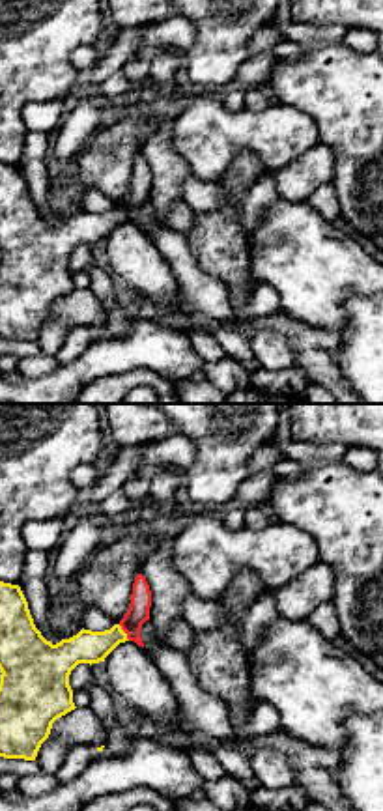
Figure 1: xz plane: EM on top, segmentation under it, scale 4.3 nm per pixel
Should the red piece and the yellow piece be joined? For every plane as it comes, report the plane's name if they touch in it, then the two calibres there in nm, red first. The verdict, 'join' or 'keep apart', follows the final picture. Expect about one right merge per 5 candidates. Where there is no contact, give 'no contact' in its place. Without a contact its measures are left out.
xz | 100/140 nm

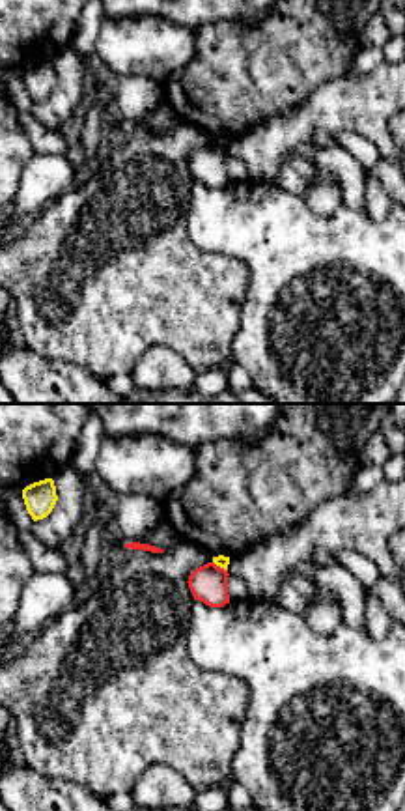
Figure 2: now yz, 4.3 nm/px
yz | 160/50 nm

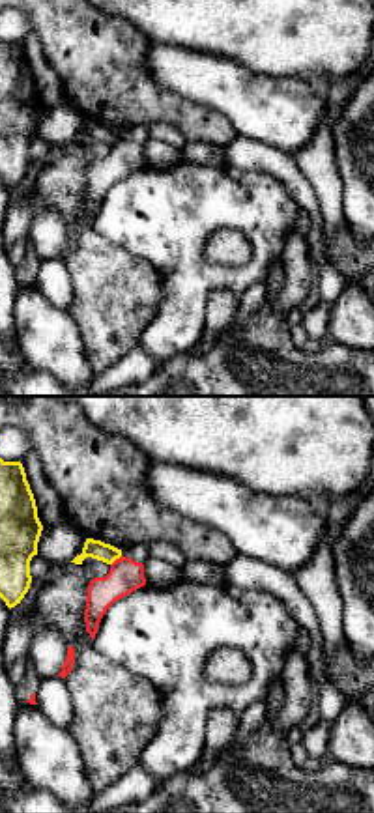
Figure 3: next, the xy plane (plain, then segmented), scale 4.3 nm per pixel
xy | 140/80 nm

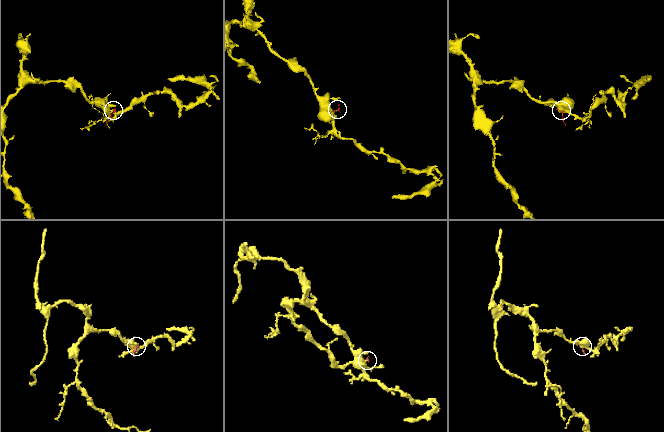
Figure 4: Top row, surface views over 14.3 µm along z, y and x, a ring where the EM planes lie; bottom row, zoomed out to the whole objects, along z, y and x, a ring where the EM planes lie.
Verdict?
keep apart

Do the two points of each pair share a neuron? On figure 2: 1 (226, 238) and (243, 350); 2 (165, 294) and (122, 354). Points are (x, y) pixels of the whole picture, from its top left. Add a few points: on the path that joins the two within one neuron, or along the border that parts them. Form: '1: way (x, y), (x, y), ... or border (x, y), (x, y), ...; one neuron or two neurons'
1: way (256, 262), (262, 268), (262, 320); one neuron
2: way (150, 309), (122, 339); one neuron

